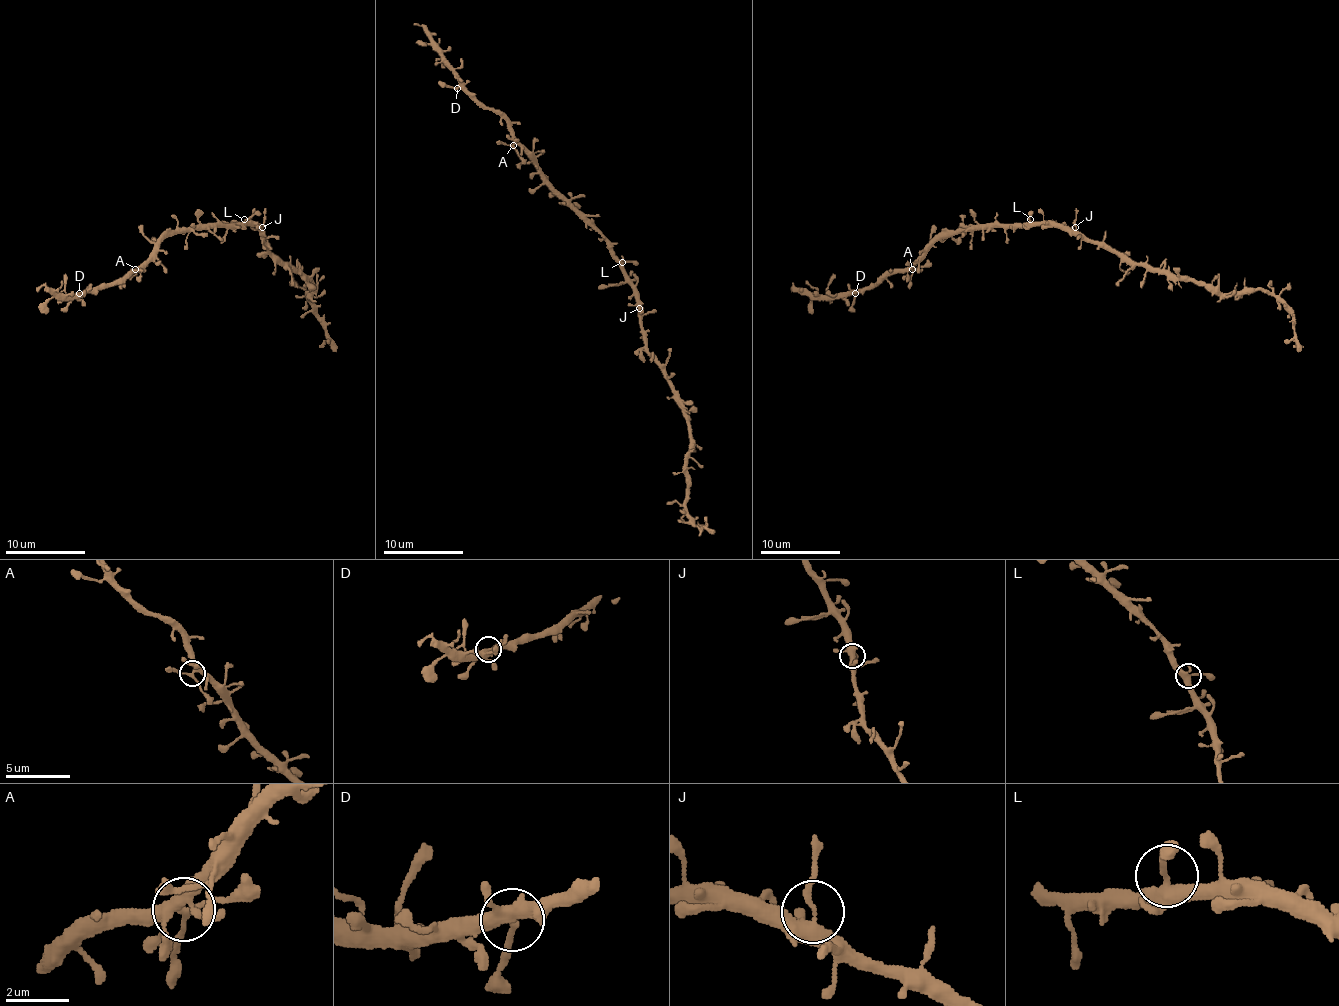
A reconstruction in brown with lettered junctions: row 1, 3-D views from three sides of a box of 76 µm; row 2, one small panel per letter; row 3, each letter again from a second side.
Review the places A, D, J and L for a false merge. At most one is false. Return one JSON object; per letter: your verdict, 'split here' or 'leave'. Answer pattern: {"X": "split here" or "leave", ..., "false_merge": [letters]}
{"A": "split here", "D": "leave", "J": "leave", "L": "leave", "false_merge": ["A"]}

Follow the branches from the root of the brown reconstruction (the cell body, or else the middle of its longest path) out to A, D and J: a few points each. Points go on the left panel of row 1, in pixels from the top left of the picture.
A: (246, 225), (192, 225), (171, 231), (135, 269)
D: (246, 225), (192, 225), (171, 231), (137, 269), (113, 283), (101, 283), (79, 293)
J: (246, 225), (262, 227)

